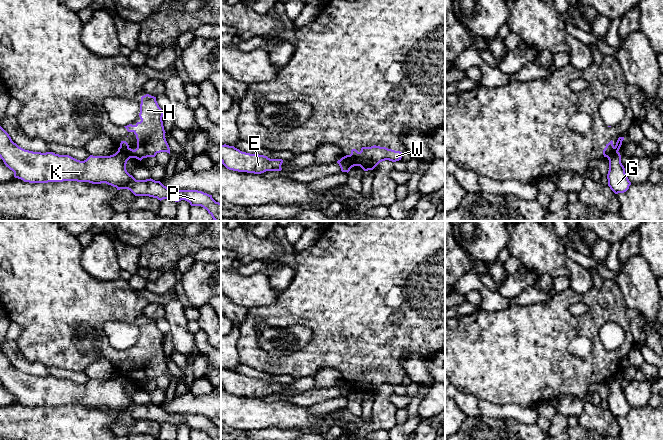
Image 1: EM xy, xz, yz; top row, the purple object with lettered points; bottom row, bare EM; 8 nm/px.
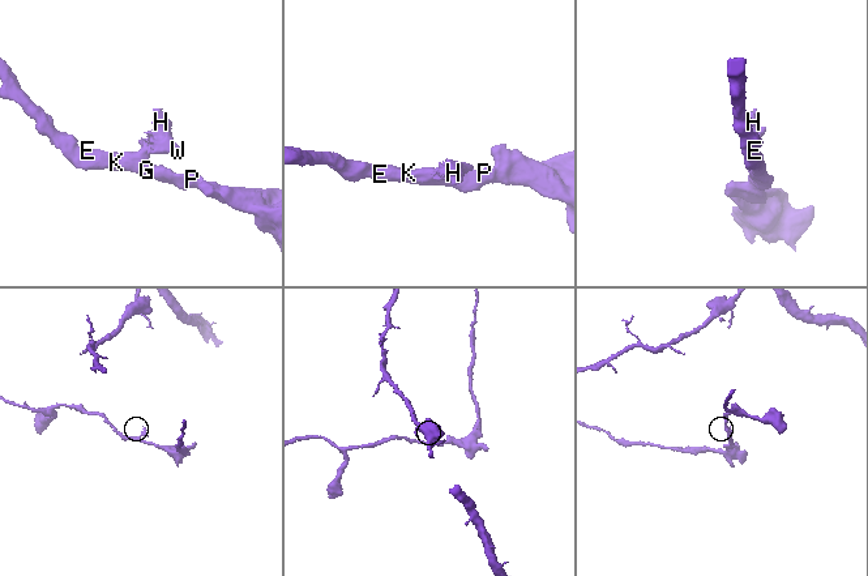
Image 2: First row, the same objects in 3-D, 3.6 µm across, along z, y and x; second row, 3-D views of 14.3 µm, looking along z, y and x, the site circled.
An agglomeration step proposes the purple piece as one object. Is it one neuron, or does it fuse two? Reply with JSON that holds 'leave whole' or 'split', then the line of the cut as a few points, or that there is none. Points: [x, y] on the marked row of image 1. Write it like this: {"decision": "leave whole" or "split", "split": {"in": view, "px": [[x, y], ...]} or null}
{"decision": "split", "split": {"in": "xy", "px": [[118, 150], [130, 157]]}}

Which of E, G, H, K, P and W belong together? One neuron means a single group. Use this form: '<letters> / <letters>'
E G K P / H W

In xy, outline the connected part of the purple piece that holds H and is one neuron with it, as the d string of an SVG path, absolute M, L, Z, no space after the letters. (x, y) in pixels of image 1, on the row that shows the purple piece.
M149 94L142 96L139 113L141 121L135 125L124 126L128 132L133 132L136 135L137 148L133 150L126 141L121 141L118 151L140 161L143 158L155 157L160 152L170 154L162 121L163 113L156 97Z

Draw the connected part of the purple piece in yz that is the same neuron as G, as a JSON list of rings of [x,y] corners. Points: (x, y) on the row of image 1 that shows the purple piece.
[[[613,152],[607,158],[609,160],[609,171],[607,174],[608,186],[615,194],[626,192],[629,189],[631,182],[621,163],[620,153]]]

